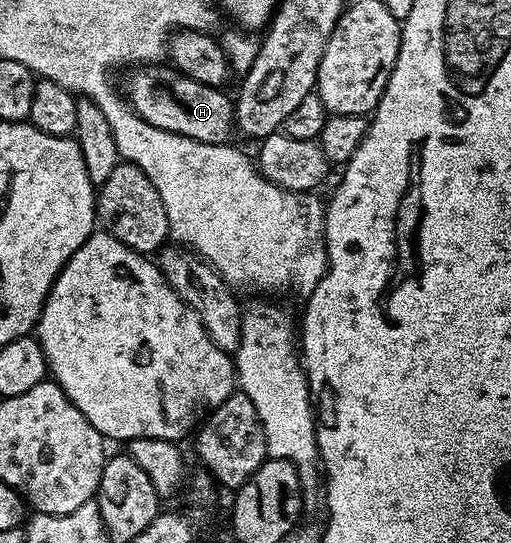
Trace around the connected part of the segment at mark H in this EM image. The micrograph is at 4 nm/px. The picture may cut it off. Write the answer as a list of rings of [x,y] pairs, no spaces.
[[[147,64],[142,68],[135,68],[130,71],[127,78],[127,90],[125,97],[132,110],[139,114],[153,128],[161,128],[165,132],[173,132],[181,136],[189,136],[193,140],[201,140],[205,144],[221,146],[232,141],[231,133],[236,133],[235,124],[235,103],[232,95],[224,92],[220,87],[201,84],[189,76],[179,73],[178,70],[167,64]]]

